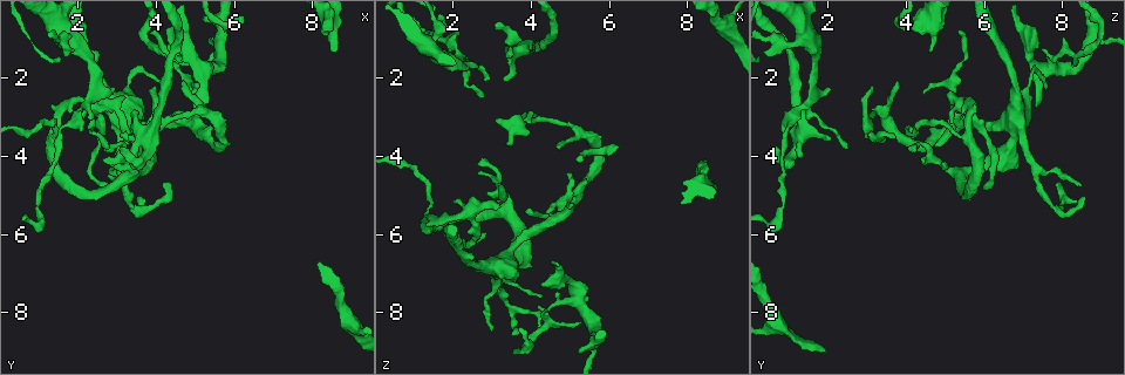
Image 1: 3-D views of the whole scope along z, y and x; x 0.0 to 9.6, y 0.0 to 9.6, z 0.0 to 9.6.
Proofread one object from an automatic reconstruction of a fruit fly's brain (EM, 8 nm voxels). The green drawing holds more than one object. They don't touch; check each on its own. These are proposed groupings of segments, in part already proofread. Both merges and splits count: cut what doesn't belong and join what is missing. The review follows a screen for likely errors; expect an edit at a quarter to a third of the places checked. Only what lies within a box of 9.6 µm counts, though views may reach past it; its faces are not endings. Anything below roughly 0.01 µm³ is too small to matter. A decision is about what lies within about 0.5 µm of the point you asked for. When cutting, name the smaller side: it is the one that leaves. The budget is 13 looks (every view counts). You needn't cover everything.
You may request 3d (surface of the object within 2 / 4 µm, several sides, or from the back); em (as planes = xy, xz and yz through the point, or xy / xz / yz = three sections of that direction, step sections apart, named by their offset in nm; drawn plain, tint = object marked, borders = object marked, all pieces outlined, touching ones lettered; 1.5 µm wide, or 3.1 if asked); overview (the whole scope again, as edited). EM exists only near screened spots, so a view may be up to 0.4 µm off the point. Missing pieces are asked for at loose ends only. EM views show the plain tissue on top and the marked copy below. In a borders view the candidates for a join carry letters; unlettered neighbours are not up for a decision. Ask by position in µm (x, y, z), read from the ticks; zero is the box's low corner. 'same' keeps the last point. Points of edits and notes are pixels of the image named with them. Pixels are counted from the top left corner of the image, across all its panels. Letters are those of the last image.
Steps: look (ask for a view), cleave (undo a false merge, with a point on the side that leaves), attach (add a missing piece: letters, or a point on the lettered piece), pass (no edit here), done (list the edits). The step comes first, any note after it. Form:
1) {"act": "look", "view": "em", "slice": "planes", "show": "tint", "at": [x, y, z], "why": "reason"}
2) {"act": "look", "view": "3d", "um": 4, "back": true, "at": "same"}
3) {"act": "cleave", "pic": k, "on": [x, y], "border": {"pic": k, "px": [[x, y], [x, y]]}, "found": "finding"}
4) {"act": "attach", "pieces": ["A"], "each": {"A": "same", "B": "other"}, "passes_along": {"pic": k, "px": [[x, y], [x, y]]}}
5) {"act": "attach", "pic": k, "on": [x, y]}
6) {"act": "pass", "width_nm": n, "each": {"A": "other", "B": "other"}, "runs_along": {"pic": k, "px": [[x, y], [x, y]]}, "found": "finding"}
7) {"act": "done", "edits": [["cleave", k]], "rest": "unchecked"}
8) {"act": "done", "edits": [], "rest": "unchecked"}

{"act": "look", "view": "em", "slice": "planes", "show": "tint", "at": [3.50, 5.35, 7.90], "why": "abrupt turn"}

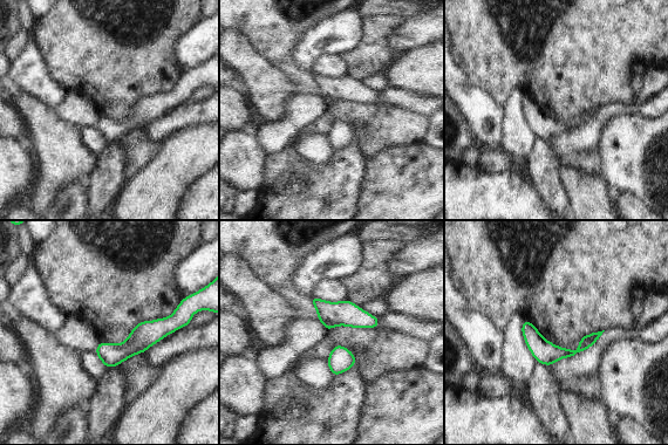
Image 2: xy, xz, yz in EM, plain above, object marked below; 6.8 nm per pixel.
{"act": "look", "view": "em", "slice": "planes", "show": "borders", "at": "same"}

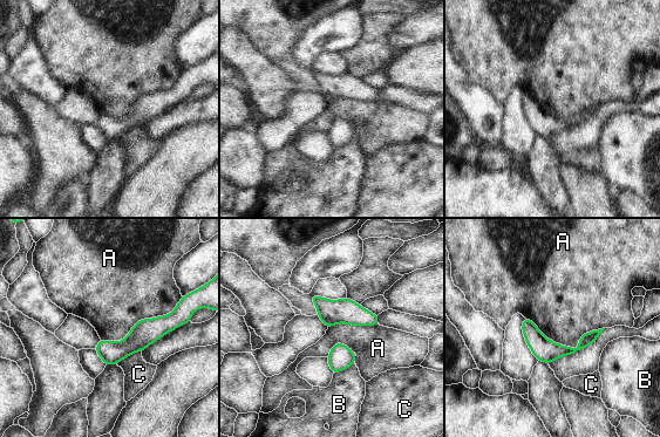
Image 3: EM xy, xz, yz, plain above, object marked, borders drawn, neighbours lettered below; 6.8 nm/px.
{"act": "pass", "longest_contact_nm": ["A", 550], "each": {"A": "other", "B": "other", "C": "other"}, "border": {"pic": 3, "px": [[524, 316], [572, 347], [604, 328]]}, "found": "all the same cell"}

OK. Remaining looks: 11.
{"act": "look", "view": "3d", "um": 2, "at": [4.35, 2.20, 7.55], "why": "branch stops here"}

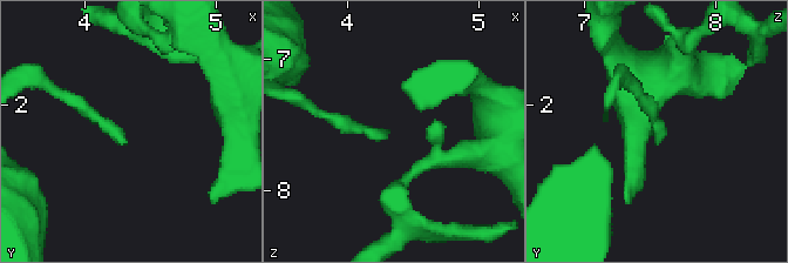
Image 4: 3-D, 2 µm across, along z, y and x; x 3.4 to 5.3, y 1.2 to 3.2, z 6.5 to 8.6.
{"act": "look", "view": "em", "slice": "planes", "show": "borders", "at": [4.28, 2.30, 7.58], "why": "now the EM"}

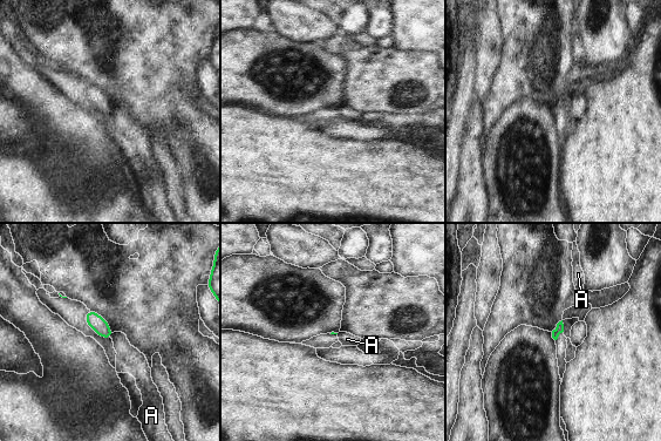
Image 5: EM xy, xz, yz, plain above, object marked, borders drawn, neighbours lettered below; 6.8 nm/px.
{"act": "pass", "longest_contact_nm": ["A", 40], "each": {"A": "other"}, "border": {"pic": 5, "px": [[113, 333], [110, 338]]}, "found": "no lettered piece goes on from it"}

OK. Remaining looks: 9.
{"act": "look", "view": "3d", "um": 2, "at": [4.95, 2.45, 4.50], "why": "tapers out"}

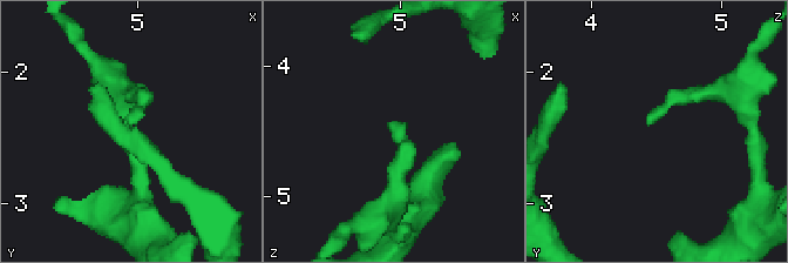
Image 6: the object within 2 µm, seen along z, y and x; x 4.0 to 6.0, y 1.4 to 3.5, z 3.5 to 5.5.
{"act": "look", "view": "em", "slice": "yz", "step": 4, "show": "tint", "at": [5.02, 2.38, 4.46], "why": "now the EM"}

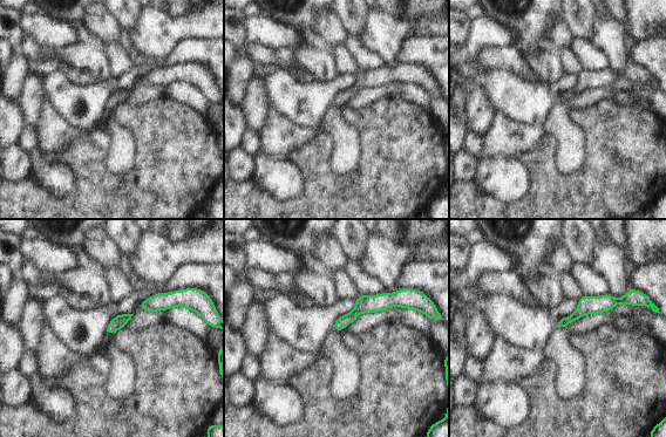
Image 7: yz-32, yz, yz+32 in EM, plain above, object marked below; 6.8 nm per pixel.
{"act": "look", "view": "em", "slice": "planes", "show": "borders", "at": "same"}

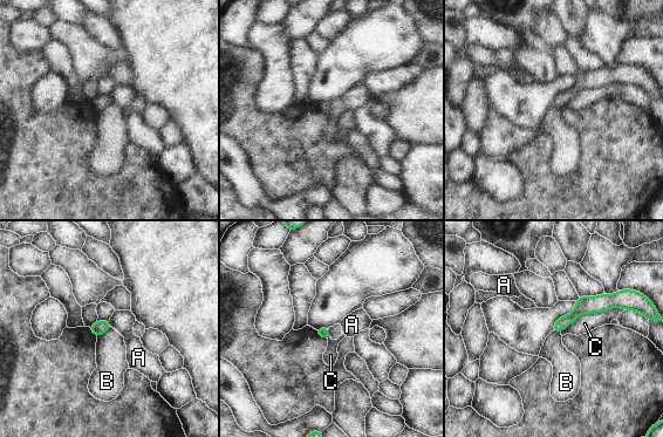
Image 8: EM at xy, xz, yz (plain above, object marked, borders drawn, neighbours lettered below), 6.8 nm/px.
{"act": "pass", "width_nm": 80, "each": {"A": "other", "B": "other", "C": "other"}, "border": {"pic": 8, "px": [[111, 326], [97, 336]]}, "found": "no lettered piece goes on from it"}

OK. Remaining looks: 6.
{"act": "look", "view": "em", "slice": "xz", "step": 8, "show": "tint", "at": [2.15, 2.75, 1.45], "why": "abrupt turn"}

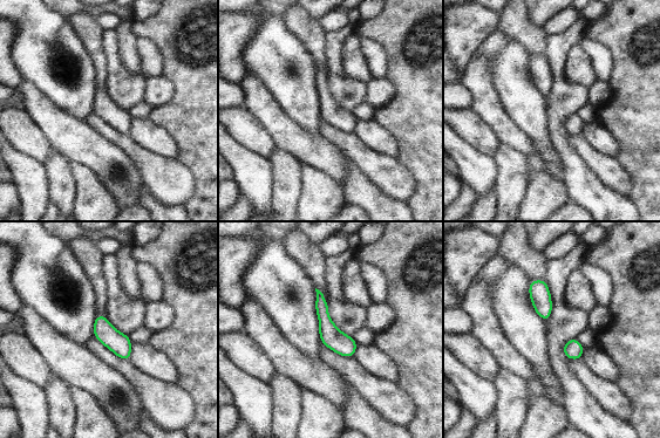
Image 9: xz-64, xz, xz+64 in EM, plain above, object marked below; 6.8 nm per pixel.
{"act": "look", "view": "em", "slice": "yz", "step": 8, "show": "borders", "at": "same"}

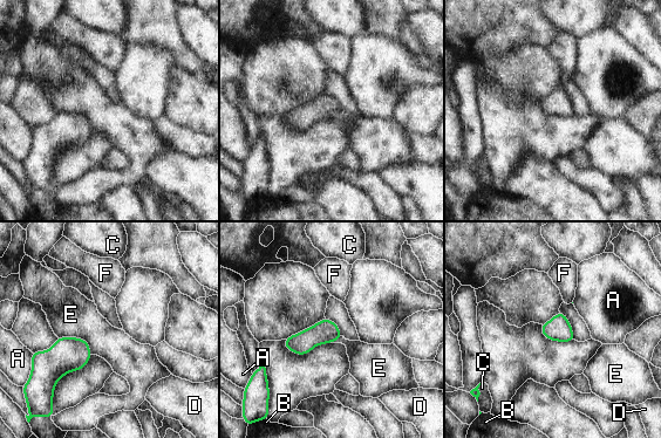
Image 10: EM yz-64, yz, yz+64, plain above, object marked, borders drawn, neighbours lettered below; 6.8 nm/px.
{"act": "pass", "longest_contact_nm": ["E", 260], "each": {"A": "other", "B": "other", "C": "other", "D": "other", "E": "other", "F": "other"}, "border": {"pic": 10, "px": [[58, 336], [82, 337], [92, 354]]}, "found": "one cell here"}

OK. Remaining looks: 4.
{"act": "look", "view": "em", "slice": "planes", "show": "borders", "at": [3.75, 0.70, 9.05], "why": "abrupt turn"}

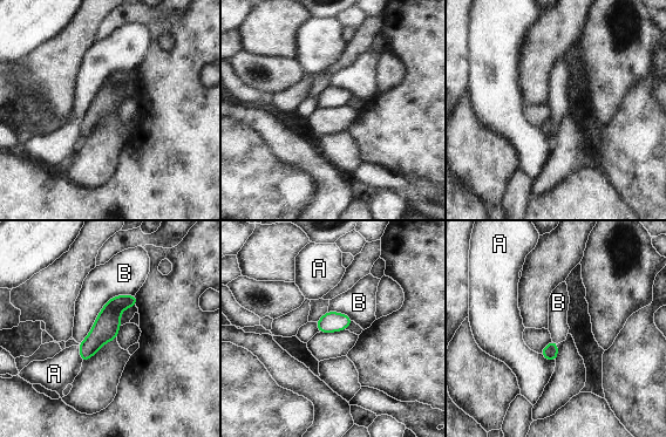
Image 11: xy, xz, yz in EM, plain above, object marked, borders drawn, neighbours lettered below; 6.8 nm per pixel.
{"act": "pass", "each": {"A": "other", "B": "other"}, "border": {"pic": 11, "px": [[135, 293], [111, 296], [79, 343]]}, "found": "continuous, no second cell"}

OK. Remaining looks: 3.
{"act": "done", "edits": [], "rest": "unchecked"}

